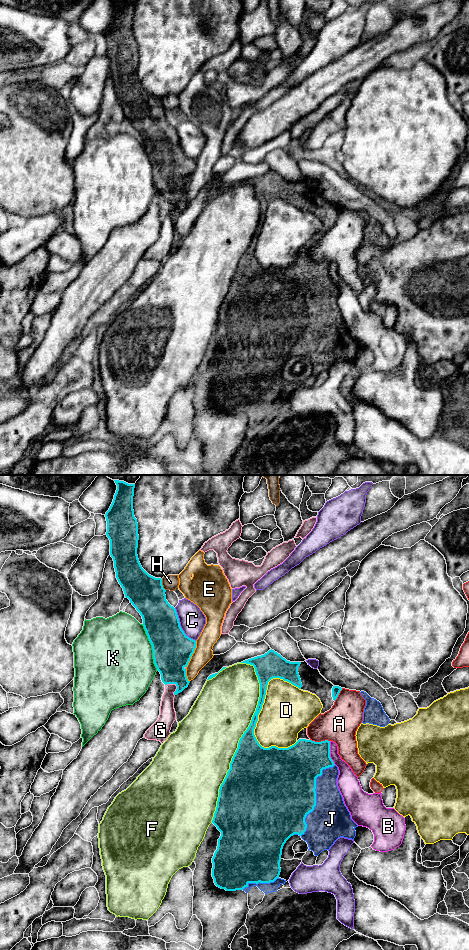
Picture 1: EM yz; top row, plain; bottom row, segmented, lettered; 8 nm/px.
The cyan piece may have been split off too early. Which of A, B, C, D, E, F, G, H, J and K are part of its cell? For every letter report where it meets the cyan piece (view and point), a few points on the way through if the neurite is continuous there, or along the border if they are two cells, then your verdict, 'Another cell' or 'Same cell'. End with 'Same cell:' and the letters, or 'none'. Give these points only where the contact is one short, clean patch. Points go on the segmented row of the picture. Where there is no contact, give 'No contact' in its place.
A: Touches cyan at yz (321, 741). Another cell
B: Touches cyan at yz (329, 753). Boundary: yz (329, 741), (329, 756), (335, 764). Another cell
C: Touches cyan at yz (180, 626). Another cell
D: Touches cyan at yz (264, 698). Another cell
E: Touches cyan at yz (189, 660). Boundary: yz (196, 641), (196, 647), (186, 667), (186, 678), (188, 681). Another cell
F: Touches cyan at yz (239, 740). Another cell
G: Touches cyan at yz (176, 685). Another cell
H: Touches cyan at yz (162, 585). Boundary: yz (161, 579), (161, 584), (165, 590). Another cell
J: Touches cyan at yz (315, 796). Same cell
K: Touches cyan at yz (152, 647). Another cell
Same cell: J

